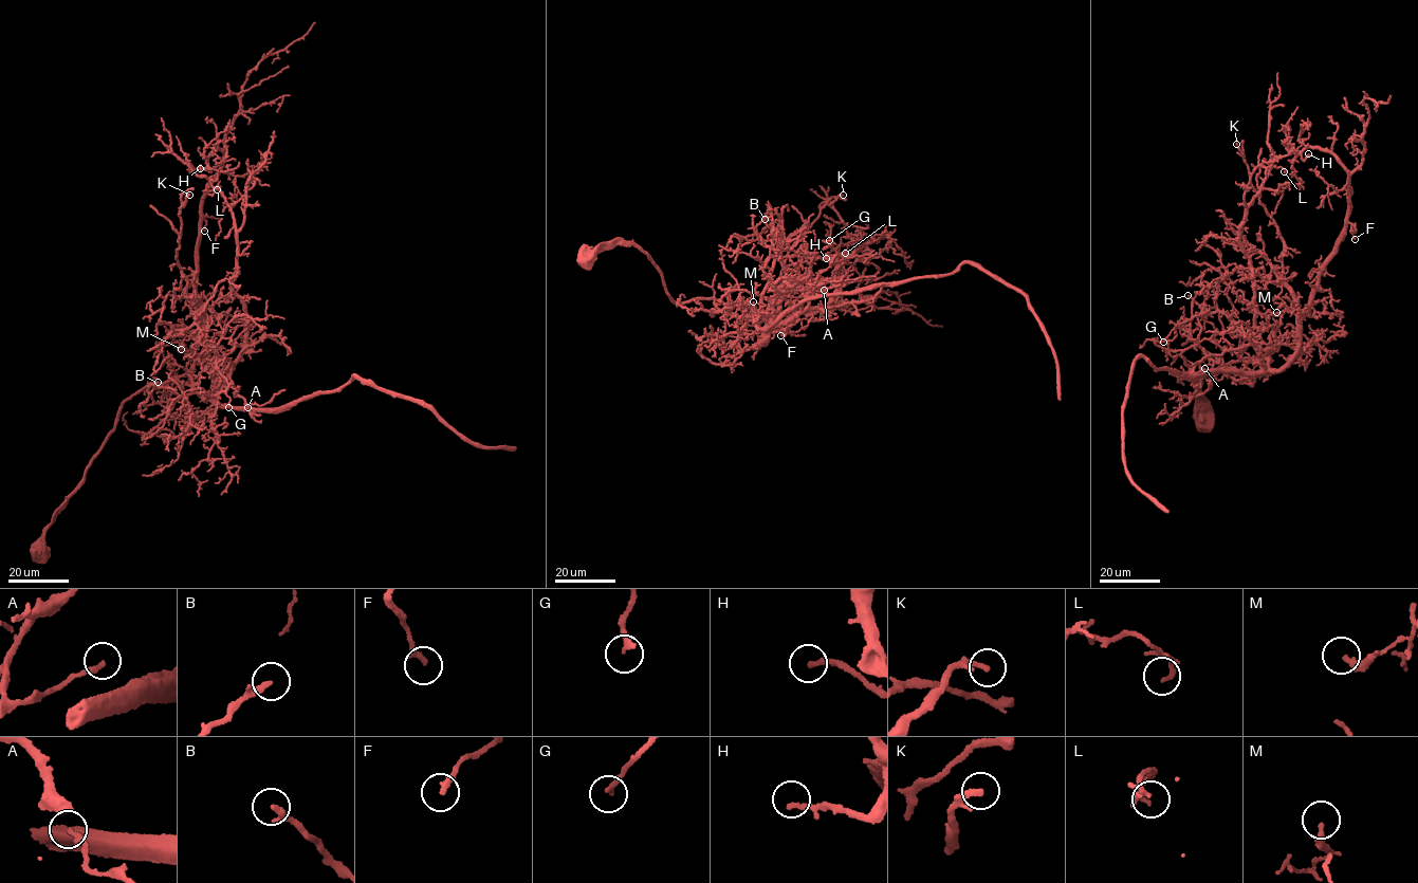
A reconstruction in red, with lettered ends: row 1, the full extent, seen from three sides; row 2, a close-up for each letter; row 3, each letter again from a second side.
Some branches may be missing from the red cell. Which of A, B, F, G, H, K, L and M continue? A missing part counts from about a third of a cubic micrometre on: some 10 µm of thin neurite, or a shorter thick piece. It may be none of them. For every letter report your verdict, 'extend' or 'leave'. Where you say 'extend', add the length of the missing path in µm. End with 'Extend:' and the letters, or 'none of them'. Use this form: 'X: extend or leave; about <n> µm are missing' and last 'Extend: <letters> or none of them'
A: leave
B: leave
F: leave
G: leave
H: leave
K: extend; about 20 µm are missing
L: leave
M: leave
Extend: K

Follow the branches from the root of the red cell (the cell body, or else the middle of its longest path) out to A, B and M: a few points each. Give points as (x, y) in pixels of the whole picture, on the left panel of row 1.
A: (40, 554), (120, 407), (150, 383), (179, 381), (210, 400), (231, 370), (255, 414), (247, 407)
B: (40, 554), (44, 530), (122, 404), (150, 383), (177, 381), (213, 404), (195, 420), (183, 397), (158, 382)
M: (40, 554), (122, 404), (169, 381), (215, 394), (206, 335), (181, 349)

